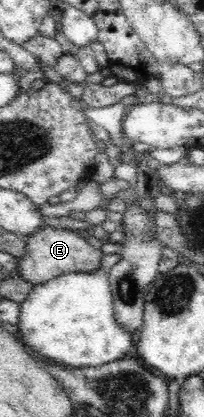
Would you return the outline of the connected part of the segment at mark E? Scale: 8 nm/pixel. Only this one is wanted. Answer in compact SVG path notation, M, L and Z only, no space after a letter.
M46 226L34 235L18 237L26 244L27 249L23 258L16 258L20 263L18 273L33 285L48 283L67 273L94 273L102 269L103 251L91 247L88 239L80 237L76 231Z

